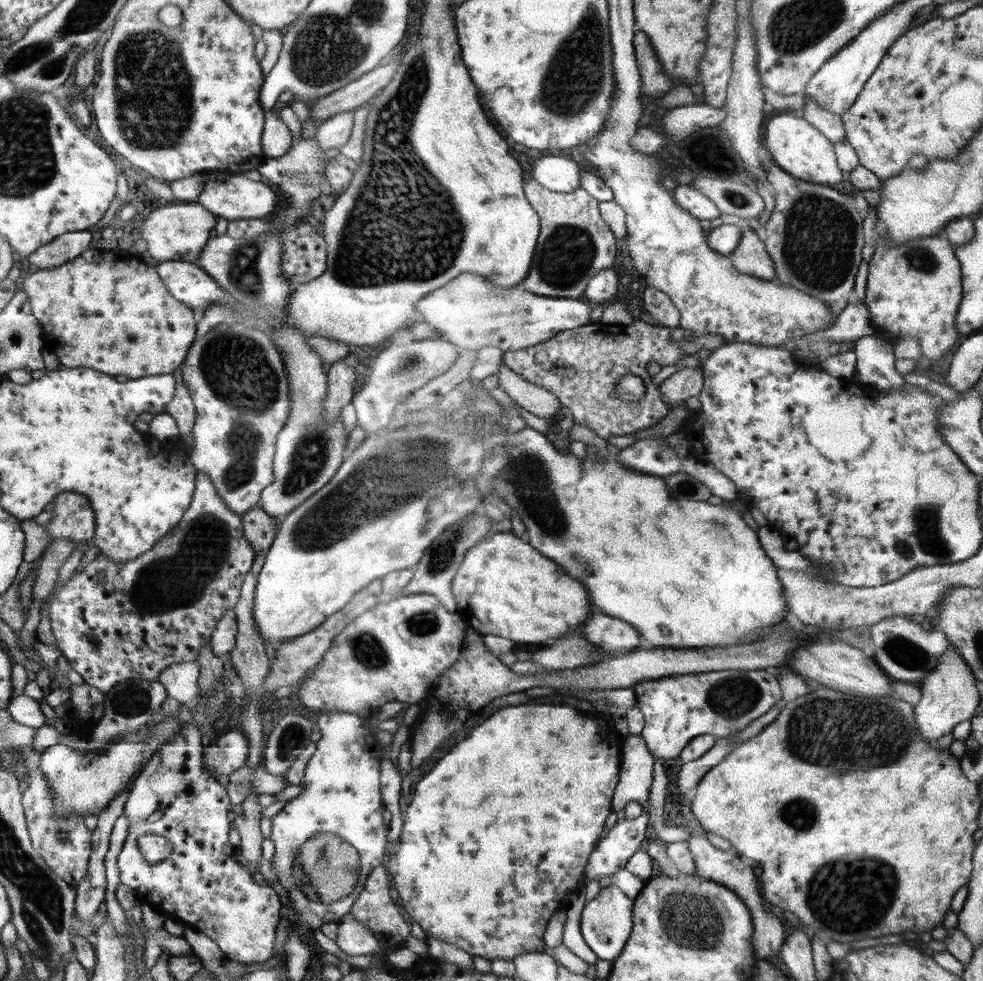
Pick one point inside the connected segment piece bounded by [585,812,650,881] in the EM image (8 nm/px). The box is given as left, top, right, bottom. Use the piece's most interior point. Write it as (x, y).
(628, 835)

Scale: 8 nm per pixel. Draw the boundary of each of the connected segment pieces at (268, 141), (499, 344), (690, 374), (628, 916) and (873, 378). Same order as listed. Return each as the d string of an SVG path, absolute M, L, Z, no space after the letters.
M277 110L266 111L265 125L261 137L263 155L268 158L278 158L290 151L292 131L277 115Z
M474 273L459 274L442 288L425 294L415 307L422 320L437 328L445 341L468 350L486 346L495 346L504 353L520 350L546 342L556 332L594 322L590 319L592 305L583 298L540 296L524 290L521 285L505 289Z
M701 364L697 368L681 368L659 384L659 391L671 410L687 398L698 396L703 389L703 380Z
M608 885L606 890L602 890L595 897L596 904L588 904L581 912L581 932L585 943L591 948L593 953L599 958L610 961L620 956L630 933L632 932L632 899L623 892L616 892L616 885Z
M874 335L856 340L855 379L878 391L890 392L904 386L904 377L894 367L893 347L888 341Z

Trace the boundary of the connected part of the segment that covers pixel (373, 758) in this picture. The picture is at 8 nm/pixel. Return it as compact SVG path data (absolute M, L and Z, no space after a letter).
M324 712L318 718L315 729L322 733L321 739L316 743L316 751L309 759L301 785L303 790L299 796L295 799L291 799L285 803L282 810L278 811L270 820L271 826L271 840L275 846L274 856L272 862L275 862L275 874L279 878L280 884L284 887L289 894L289 904L291 907L288 909L286 918L289 921L289 931L297 932L301 936L307 936L305 940L312 940L314 942L313 930L319 928L324 923L336 922L337 924L343 919L345 914L348 914L352 910L352 905L359 898L359 894L365 885L365 880L368 875L377 866L384 864L386 860L386 853L389 849L390 840L388 836L388 825L384 823L382 819L382 812L384 812L385 806L381 799L380 788L380 763L382 755L382 745L377 740L377 732L374 729L370 719L360 718L357 714L350 714L349 712Z

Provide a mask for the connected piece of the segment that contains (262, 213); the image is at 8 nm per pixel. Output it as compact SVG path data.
M244 174L213 175L205 180L204 188L198 195L197 202L212 215L220 216L228 221L235 219L265 219L279 208L278 193L271 185L262 181L252 181Z

